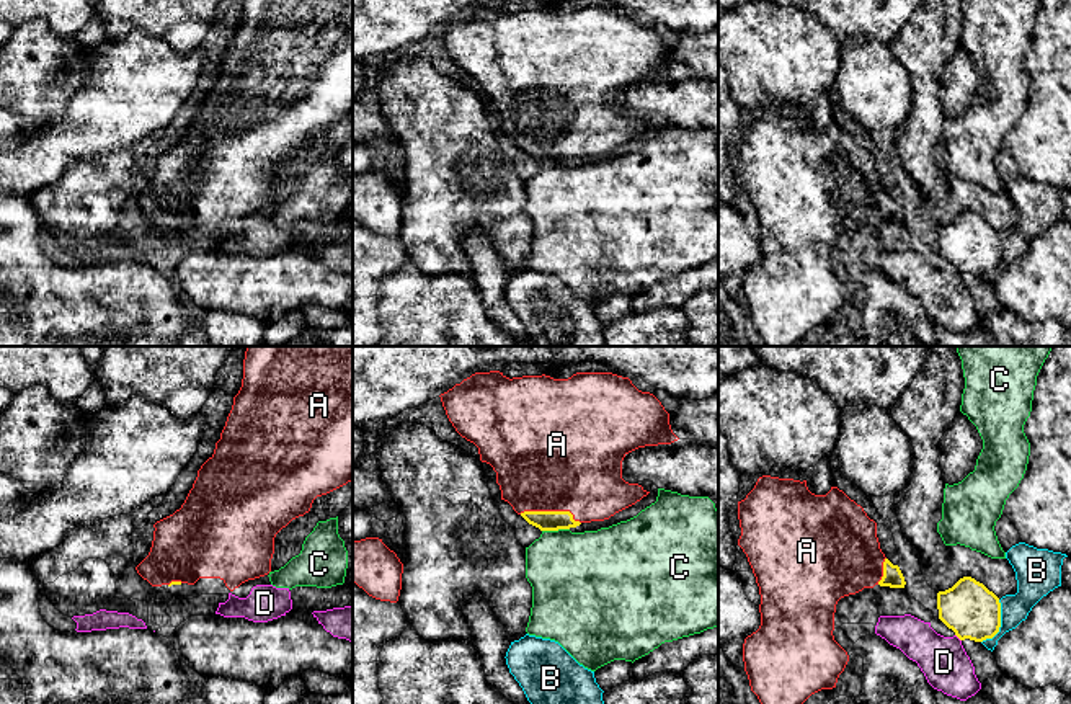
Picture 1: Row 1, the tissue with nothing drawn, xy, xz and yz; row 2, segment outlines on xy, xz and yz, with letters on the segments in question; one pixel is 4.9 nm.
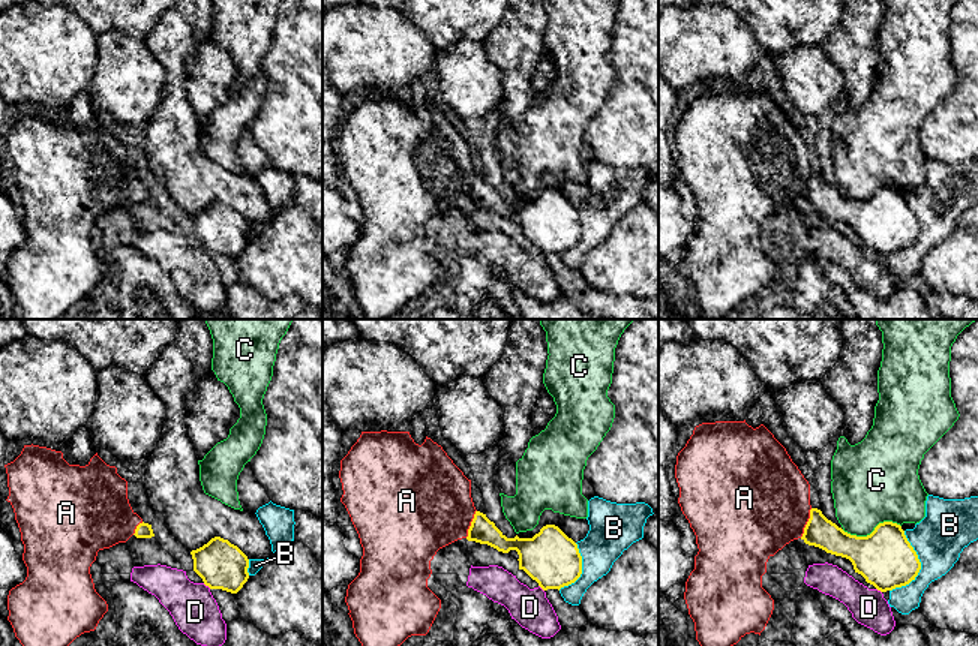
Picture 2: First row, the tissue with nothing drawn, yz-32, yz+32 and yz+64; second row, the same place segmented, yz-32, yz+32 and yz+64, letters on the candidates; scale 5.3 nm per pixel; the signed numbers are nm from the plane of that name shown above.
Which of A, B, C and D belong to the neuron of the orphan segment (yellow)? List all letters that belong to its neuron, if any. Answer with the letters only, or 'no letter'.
A

